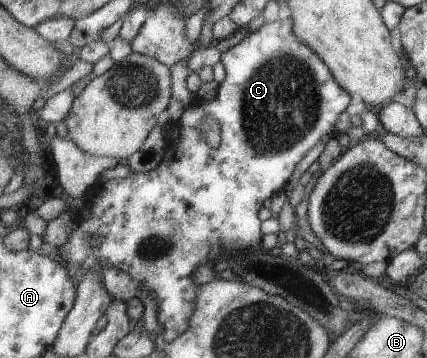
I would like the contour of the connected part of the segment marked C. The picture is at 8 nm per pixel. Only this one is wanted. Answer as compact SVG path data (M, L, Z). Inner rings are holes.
M292 16L286 19L278 18L277 21L271 21L271 23L264 23L260 29L249 33L249 36L240 41L239 44L222 53L220 62L225 68L226 77L219 86L217 97L212 101L207 101L203 105L187 108L182 113L182 116L176 123L179 127L179 137L175 141L169 142L168 148L165 149L165 155L163 155L163 161L151 172L133 173L133 175L130 174L129 178L122 176L103 181L103 185L97 187L97 194L93 195L89 199L89 202L84 205L91 210L89 218L83 220L79 213L76 214L76 218L79 221L77 230L72 234L71 240L59 248L58 252L63 258L63 265L67 267L71 276L80 276L80 283L82 277L86 276L87 272L94 272L96 270L102 273L103 260L129 273L135 281L143 283L159 303L159 322L163 323L165 327L164 339L169 342L187 332L187 329L190 329L190 318L194 315L194 310L197 308L198 299L199 286L195 285L191 280L191 276L196 269L203 264L220 266L222 264L220 260L222 259L223 247L235 251L237 248L256 248L260 246L264 235L262 233L264 222L259 217L259 211L263 209L263 203L267 199L274 197L278 192L285 191L285 187L289 184L291 176L295 173L295 169L299 167L299 163L303 161L309 149L313 149L325 135L329 135L329 133L335 135L337 132L335 127L339 123L339 115L351 105L350 93L342 85L339 85L339 82L333 77L334 73L331 73L331 68L327 65L327 62L323 61L323 58L319 57L319 53L311 49L310 45L305 45L299 39L299 36L295 35ZM207 114L211 114L221 123L222 143L217 149L210 149L207 143L203 143L200 139L199 125L201 125L201 119ZM96 236L100 236L103 239L100 244L92 242Z

